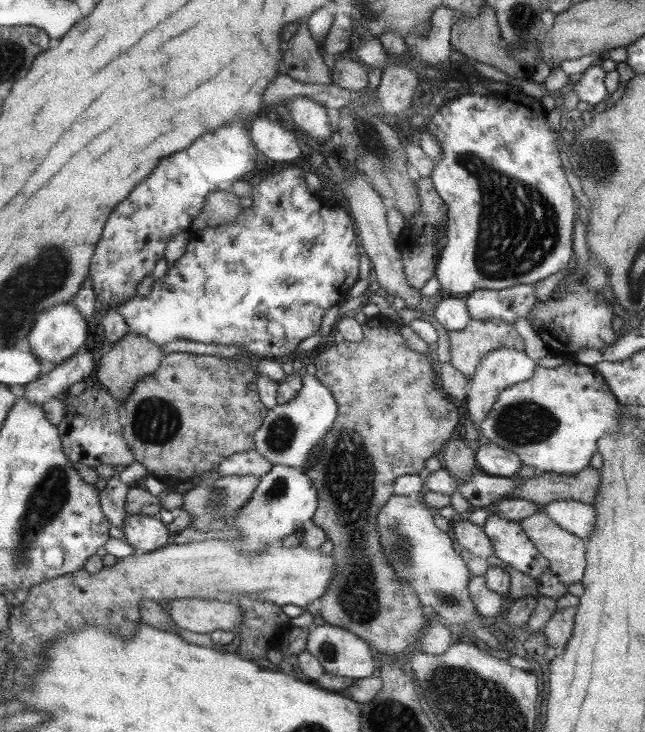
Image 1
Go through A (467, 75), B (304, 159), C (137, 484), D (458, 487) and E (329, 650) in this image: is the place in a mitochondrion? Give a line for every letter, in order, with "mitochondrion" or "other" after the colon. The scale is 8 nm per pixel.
A: mitochondrion
B: other
C: other
D: other
E: mitochondrion

